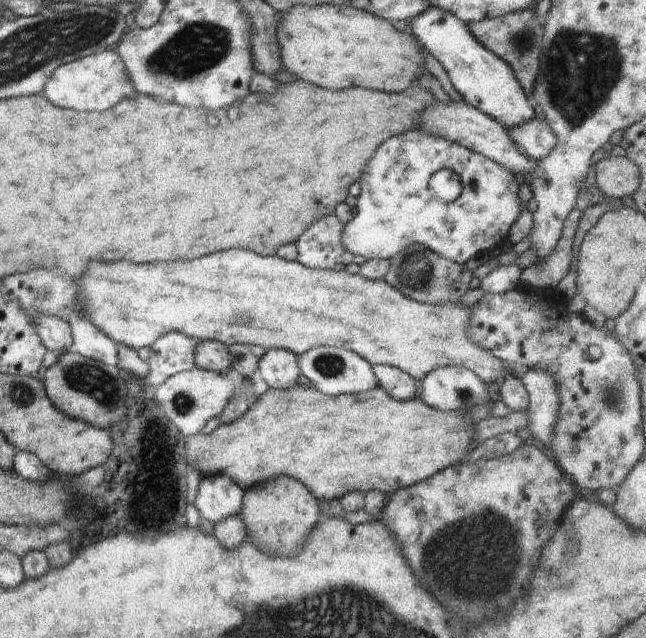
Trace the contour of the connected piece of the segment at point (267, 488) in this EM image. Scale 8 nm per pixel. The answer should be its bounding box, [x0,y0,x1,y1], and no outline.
[240,478,321,556]

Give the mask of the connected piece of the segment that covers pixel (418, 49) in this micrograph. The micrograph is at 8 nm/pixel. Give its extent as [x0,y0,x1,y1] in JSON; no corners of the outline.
[276,3,425,92]

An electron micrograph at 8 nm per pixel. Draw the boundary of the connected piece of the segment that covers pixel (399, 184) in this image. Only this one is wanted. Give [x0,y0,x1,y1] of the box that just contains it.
[340,129,521,265]

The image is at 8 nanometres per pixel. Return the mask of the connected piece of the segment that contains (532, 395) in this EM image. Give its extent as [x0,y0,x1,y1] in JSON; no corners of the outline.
[519,369,560,446]

